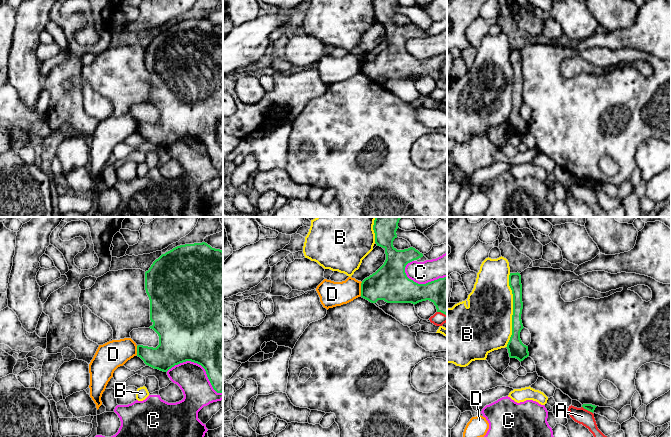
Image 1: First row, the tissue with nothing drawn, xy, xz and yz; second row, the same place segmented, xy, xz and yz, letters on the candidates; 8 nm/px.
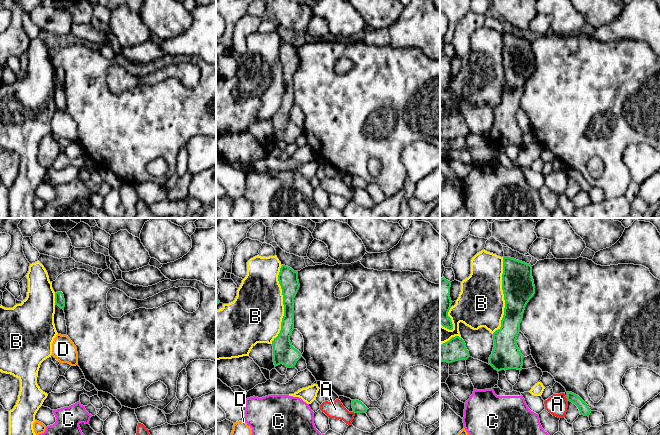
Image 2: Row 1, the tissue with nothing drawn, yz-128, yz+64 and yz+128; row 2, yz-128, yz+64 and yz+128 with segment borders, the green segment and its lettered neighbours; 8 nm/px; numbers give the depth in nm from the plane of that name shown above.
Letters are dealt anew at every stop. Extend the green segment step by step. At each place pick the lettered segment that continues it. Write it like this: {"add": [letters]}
{"add": []}

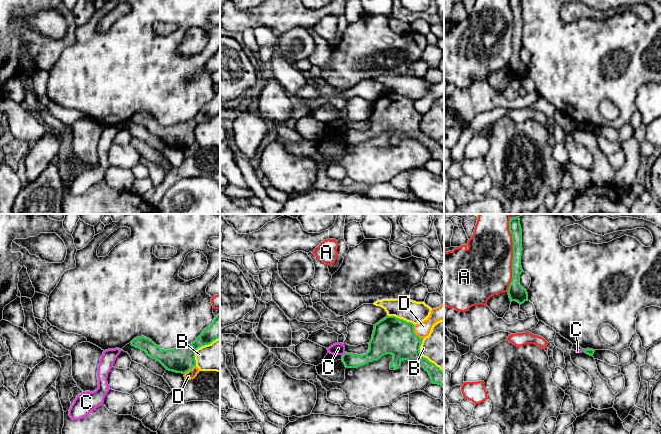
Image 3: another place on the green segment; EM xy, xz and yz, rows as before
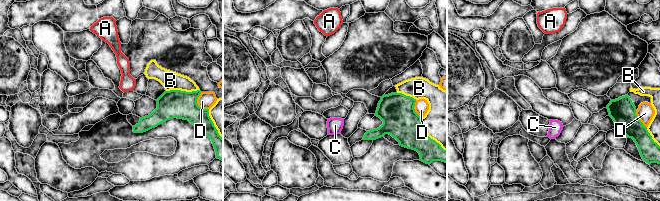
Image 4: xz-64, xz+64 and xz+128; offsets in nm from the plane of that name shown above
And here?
{"add": []}

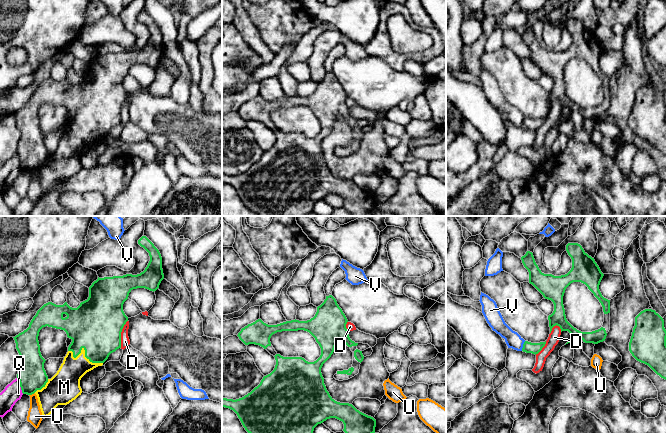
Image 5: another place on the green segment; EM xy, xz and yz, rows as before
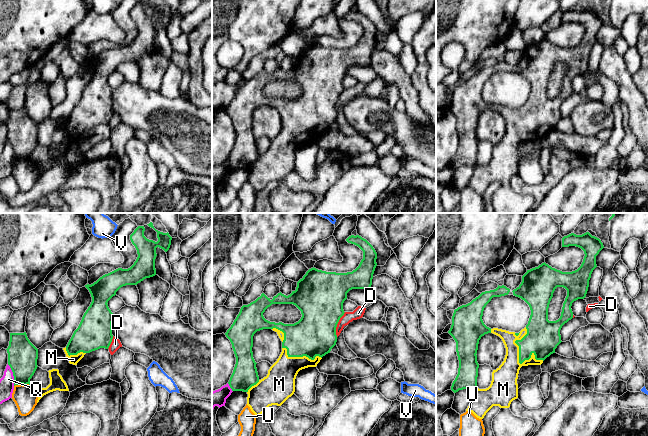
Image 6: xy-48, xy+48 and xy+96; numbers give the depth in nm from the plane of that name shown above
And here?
{"add": ["M"]}

